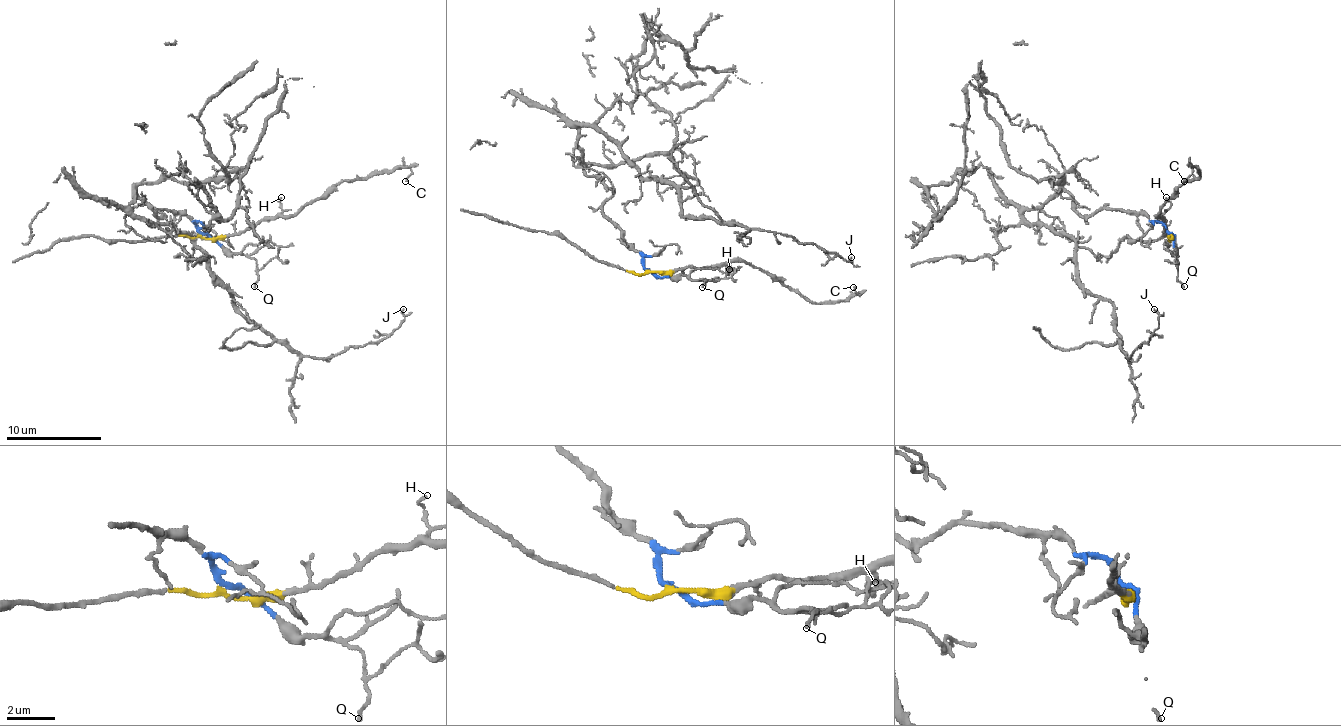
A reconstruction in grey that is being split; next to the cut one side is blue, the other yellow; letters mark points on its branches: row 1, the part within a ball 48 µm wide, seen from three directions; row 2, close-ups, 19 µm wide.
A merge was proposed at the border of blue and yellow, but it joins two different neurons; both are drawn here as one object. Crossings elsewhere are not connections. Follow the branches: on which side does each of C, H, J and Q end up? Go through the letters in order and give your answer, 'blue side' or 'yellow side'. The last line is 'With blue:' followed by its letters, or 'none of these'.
C: yellow side
H: yellow side
J: blue side
Q: blue side
With blue: J, Q

